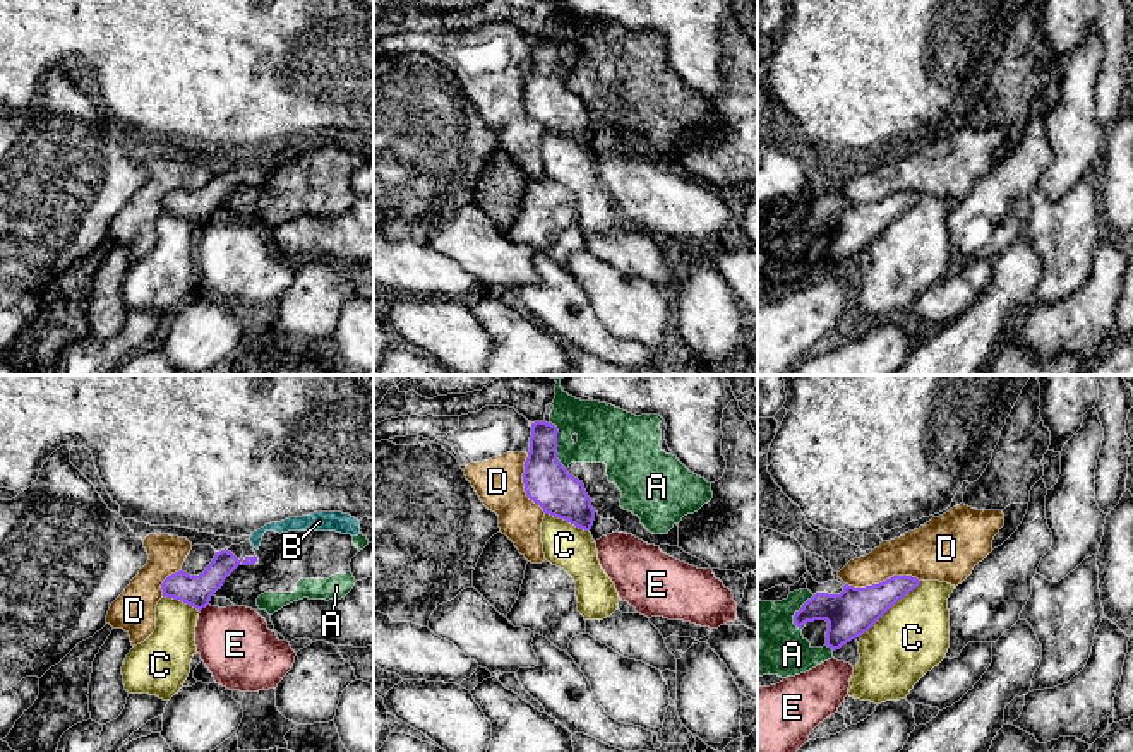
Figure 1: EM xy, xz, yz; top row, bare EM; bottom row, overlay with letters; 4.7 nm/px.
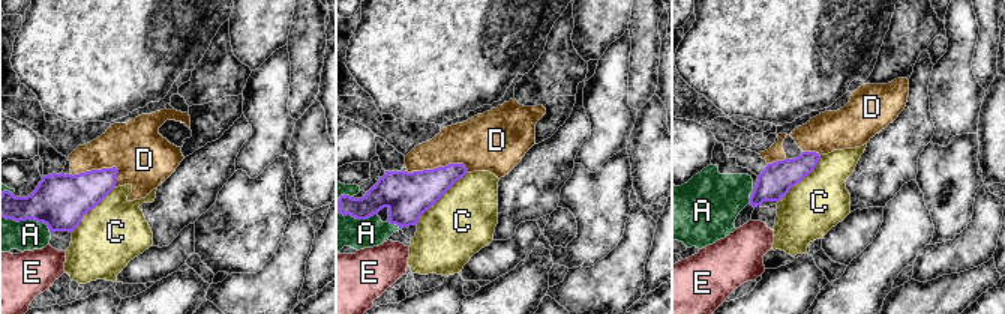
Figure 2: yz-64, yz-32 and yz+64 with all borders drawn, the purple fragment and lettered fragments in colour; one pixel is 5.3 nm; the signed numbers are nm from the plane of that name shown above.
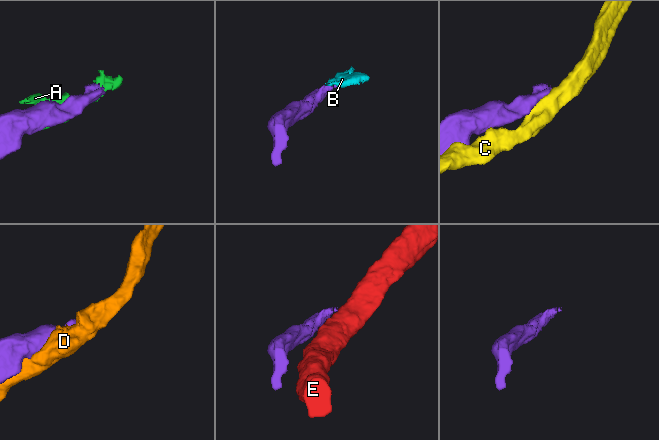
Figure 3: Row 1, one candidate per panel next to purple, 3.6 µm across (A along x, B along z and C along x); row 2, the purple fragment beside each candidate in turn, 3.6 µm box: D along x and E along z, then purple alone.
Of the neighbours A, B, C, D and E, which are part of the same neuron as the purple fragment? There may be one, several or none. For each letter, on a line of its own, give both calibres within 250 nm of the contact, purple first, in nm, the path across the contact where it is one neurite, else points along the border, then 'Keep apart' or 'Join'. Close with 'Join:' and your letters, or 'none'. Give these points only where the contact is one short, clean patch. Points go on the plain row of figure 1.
A: Thickness 220 nm (purple) against 280 nm. Keep apart
B: Thickness 110 nm (purple) against 20 nm. Path across: xy (225, 179), (256, 177), (257, 175). Join
C: Thickness 220 nm (purple) against 340 nm. Keep apart
D: Thickness 220 nm (purple) against 260 nm. Keep apart
E: Thickness 140 nm (purple) against 340 nm. Boundary: xy (208, 220), (199, 226). Keep apart
Join: B

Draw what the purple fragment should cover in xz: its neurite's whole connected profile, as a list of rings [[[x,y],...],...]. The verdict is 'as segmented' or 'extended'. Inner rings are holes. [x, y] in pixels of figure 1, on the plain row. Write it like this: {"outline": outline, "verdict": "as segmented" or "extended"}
{"outline": [[[531,39],[530,69],[523,89],[525,108],[545,130],[590,147],[595,125],[583,98],[569,91],[557,75],[557,50],[552,39]]], "verdict": "as segmented"}

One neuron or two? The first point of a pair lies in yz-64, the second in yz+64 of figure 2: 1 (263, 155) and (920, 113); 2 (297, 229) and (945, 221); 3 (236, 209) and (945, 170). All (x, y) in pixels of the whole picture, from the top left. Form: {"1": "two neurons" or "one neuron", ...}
{"1": "two neurons", "2": "two neurons", "3": "one neuron"}

